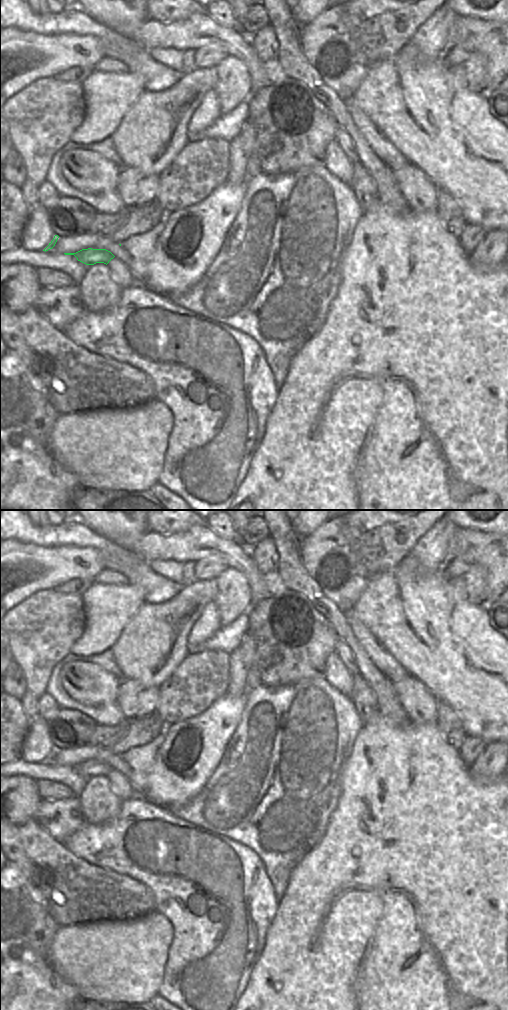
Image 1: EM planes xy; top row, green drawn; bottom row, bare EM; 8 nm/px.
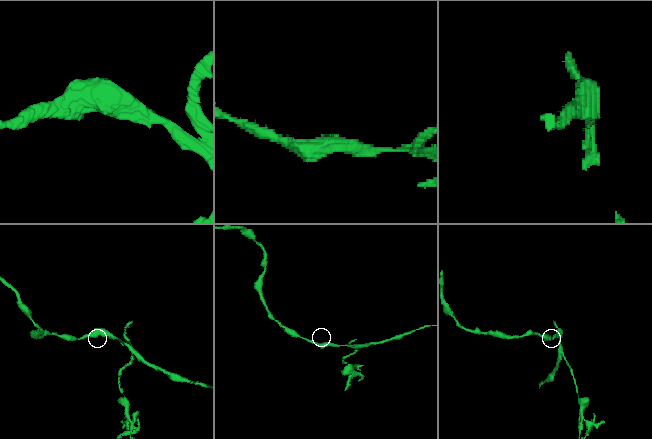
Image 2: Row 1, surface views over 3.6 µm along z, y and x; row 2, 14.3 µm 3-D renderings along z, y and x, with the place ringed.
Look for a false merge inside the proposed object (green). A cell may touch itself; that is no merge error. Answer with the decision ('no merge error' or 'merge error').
no merge error

